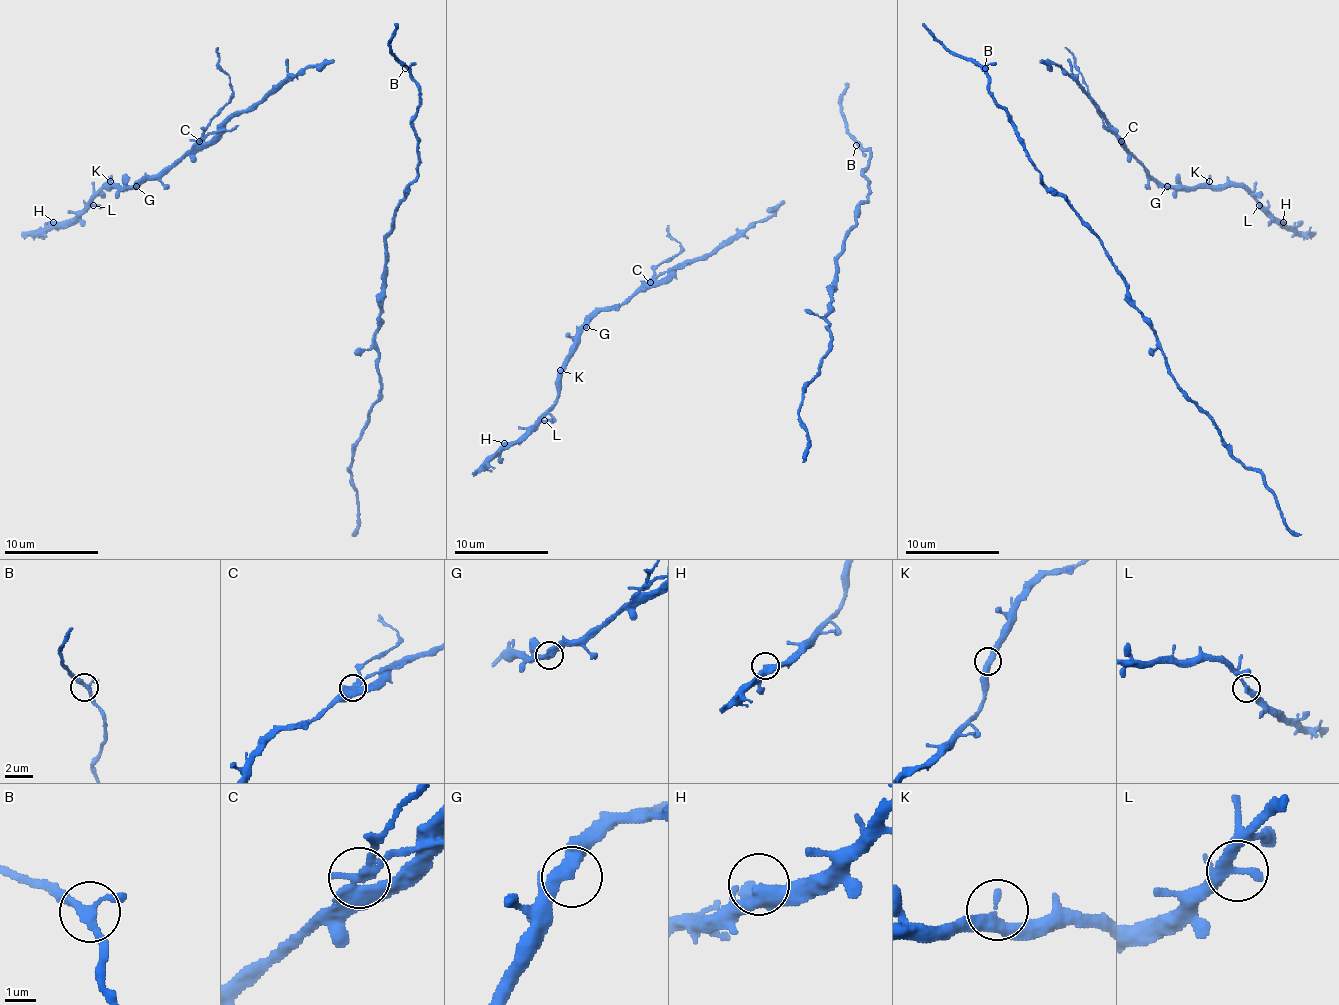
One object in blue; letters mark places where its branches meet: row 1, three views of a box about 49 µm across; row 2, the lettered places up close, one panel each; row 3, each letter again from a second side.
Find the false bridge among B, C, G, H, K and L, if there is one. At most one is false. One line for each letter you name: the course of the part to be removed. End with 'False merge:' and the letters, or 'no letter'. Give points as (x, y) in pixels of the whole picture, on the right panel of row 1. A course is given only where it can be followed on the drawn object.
C: course (1122, 141), (1103, 122), (1086, 91), (1075, 56), (1065, 47)
False merge: C

